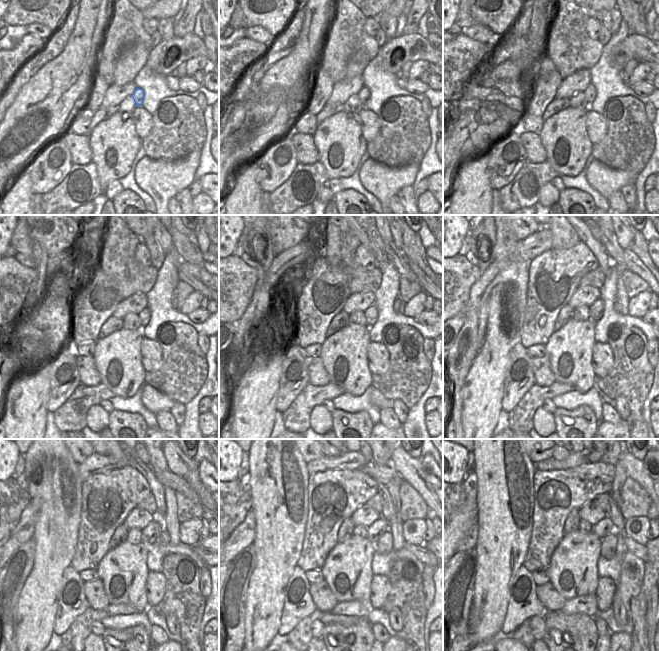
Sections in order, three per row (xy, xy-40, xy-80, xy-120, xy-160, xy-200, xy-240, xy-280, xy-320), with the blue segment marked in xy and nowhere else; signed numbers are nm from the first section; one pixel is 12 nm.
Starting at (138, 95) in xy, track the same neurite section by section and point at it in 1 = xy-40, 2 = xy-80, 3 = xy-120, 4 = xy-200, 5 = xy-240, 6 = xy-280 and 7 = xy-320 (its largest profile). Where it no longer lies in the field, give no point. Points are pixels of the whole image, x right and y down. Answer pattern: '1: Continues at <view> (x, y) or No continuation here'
1: Continues at xy-40 (364, 94)
2: Continues at xy-80 (590, 93)
3: Continues at xy-120 (145, 315)
4: Continues at xy-200 (596, 310)
5: Continues at xy-240 (150, 533)
6: Continues at xy-280 (381, 526)
7: Continues at xy-320 (605, 526).

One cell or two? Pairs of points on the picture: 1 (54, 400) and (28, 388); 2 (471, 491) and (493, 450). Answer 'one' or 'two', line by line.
1: two
2: two

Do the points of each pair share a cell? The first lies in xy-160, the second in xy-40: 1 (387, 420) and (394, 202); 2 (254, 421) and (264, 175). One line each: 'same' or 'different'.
1: same
2: different

